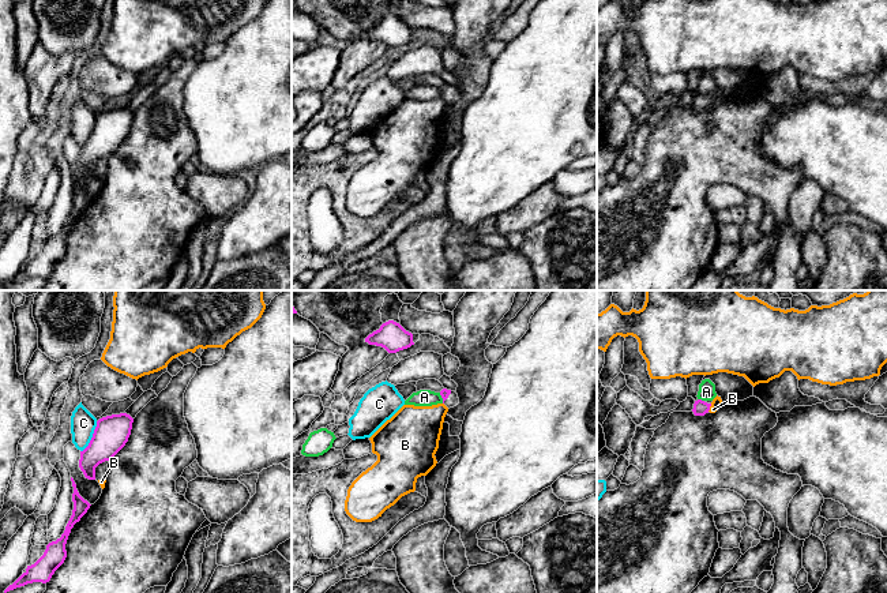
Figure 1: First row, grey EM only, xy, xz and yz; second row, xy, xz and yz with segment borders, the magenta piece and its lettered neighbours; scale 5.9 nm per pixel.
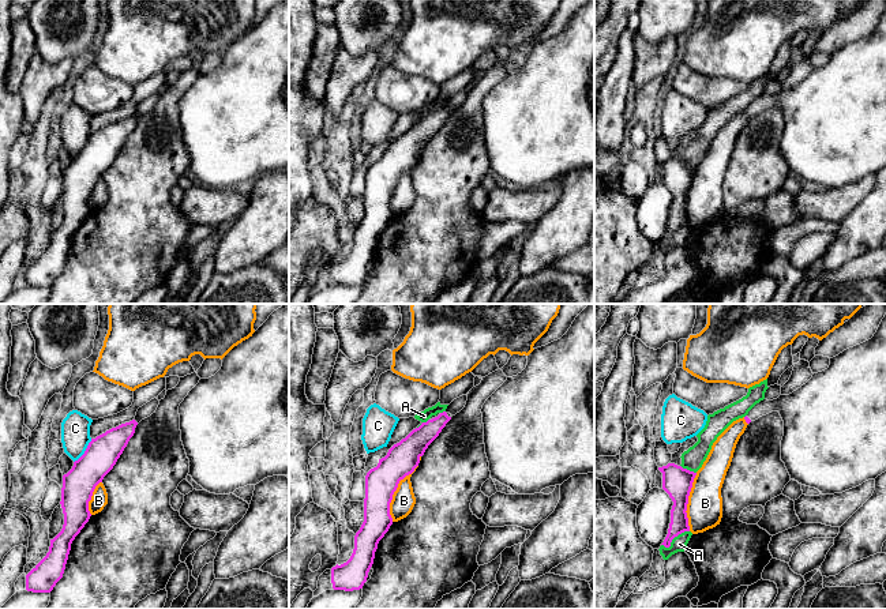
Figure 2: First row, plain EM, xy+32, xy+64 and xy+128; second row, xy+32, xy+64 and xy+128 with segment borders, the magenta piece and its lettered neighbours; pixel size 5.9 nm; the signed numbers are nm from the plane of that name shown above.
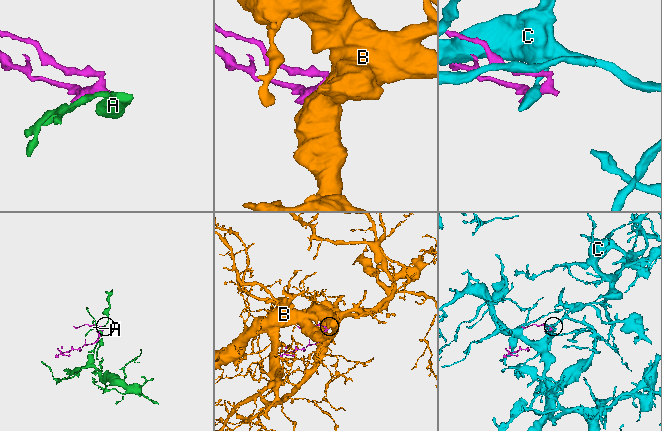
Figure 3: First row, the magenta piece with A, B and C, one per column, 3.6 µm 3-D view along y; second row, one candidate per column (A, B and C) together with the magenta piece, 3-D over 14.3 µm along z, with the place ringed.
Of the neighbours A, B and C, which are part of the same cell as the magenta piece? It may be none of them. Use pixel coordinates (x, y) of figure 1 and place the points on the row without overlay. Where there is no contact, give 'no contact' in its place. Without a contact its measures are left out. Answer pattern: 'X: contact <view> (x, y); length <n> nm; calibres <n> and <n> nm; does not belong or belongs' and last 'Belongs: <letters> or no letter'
A: contact yz (701, 94); length 40 nm; calibres 90 and 100 nm; does not belong
B: contact yz (709, 102); length 50 nm; calibres 90 and 70 nm; does not belong
C: contact xy (93, 131); length 200 nm; calibres 200 and 150 nm; does not belong
Belongs: no letter

